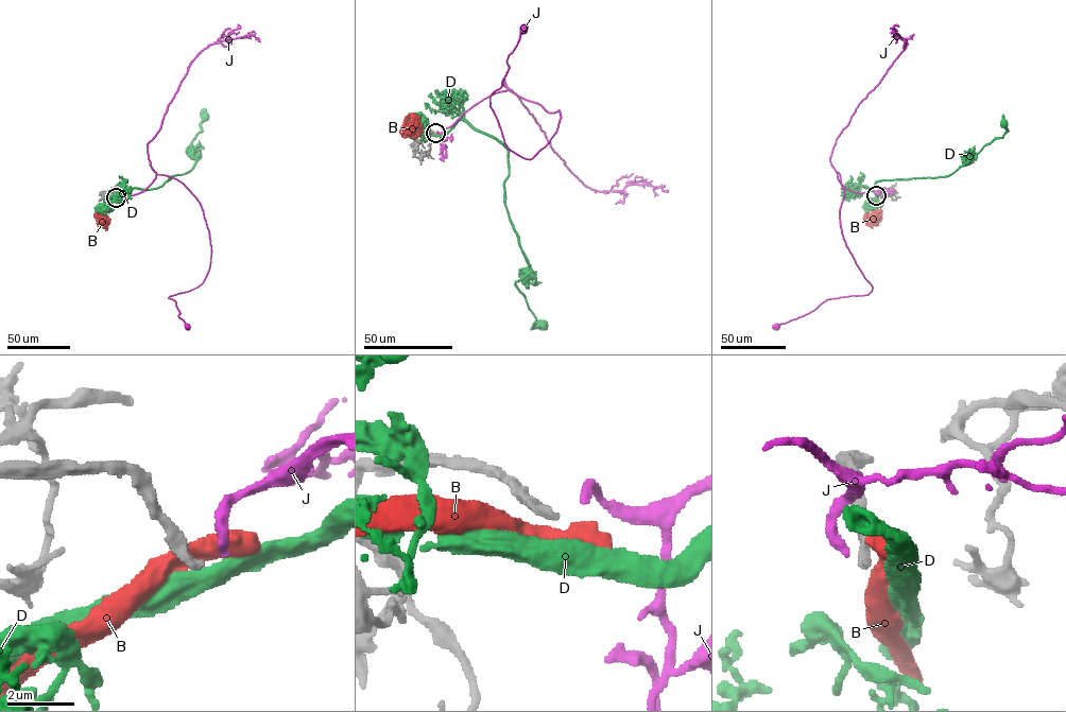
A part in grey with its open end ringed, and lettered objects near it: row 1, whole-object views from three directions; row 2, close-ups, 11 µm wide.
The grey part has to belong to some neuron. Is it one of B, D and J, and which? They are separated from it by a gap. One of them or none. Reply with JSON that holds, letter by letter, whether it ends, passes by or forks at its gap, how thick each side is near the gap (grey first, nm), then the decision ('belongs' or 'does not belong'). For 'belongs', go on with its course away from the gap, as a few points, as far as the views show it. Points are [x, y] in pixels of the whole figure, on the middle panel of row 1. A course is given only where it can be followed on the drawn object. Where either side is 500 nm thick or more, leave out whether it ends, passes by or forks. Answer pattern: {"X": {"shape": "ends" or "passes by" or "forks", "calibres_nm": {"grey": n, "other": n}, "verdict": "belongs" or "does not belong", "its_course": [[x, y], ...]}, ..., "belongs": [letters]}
{"B": {"calibres_nm": {"grey": 280, "other": 550}, "verdict": "does not belong"}, "D": {"calibres_nm": {"grey": 280, "other": 500}, "verdict": "does not belong"}, "J": {"shape": "ends", "calibres_nm": {"grey": 280, "other": 280}, "verdict": "belongs", "its_course": [[436, 133], [508, 89], [559, 110], [547, 144], [530, 159], [516, 154], [489, 105], [523, 29]]}, "belongs": ["J"]}

